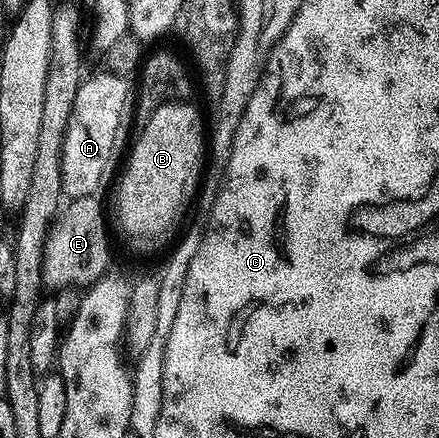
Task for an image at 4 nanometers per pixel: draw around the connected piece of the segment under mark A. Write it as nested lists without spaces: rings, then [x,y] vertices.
[[[99,70],[95,76],[88,75],[81,81],[76,90],[76,98],[72,105],[71,117],[68,118],[67,132],[64,134],[62,152],[62,195],[70,200],[79,200],[85,196],[93,196],[98,187],[115,171],[114,151],[118,148],[118,131],[126,120],[126,103],[132,100],[132,84],[127,77],[118,76],[114,72]]]

